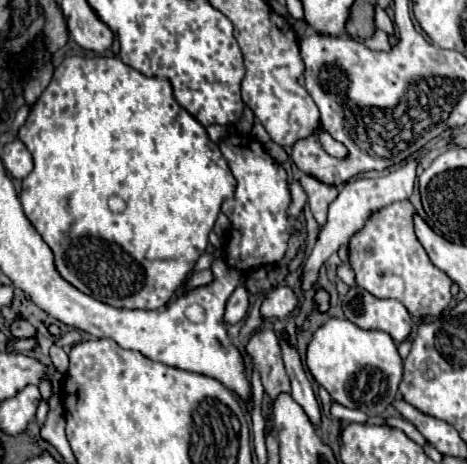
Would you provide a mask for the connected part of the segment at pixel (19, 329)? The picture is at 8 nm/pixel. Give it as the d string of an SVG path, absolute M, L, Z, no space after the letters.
M16 320L16 322L12 322L10 330L18 338L32 338L36 334L36 328L28 320Z

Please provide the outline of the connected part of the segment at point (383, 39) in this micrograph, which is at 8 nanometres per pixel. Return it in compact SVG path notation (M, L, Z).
M376 30L376 34L372 38L368 38L364 44L370 50L382 50L382 52L388 52L390 50L390 40L388 40L388 36L382 30Z

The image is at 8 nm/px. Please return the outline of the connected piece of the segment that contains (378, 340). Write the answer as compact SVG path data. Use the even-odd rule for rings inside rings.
M330 318L322 324L306 348L306 364L314 382L326 388L334 402L358 408L368 416L382 414L398 394L402 358L394 340L386 332L362 330L350 320Z

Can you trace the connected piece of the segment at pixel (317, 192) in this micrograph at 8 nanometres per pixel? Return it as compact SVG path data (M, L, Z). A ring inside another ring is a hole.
M304 174L300 178L300 184L302 184L304 192L308 194L308 204L310 204L310 210L314 214L316 222L322 226L326 222L328 206L338 196L338 190L334 186L322 184L320 180L314 180L314 176L310 176L310 174Z

